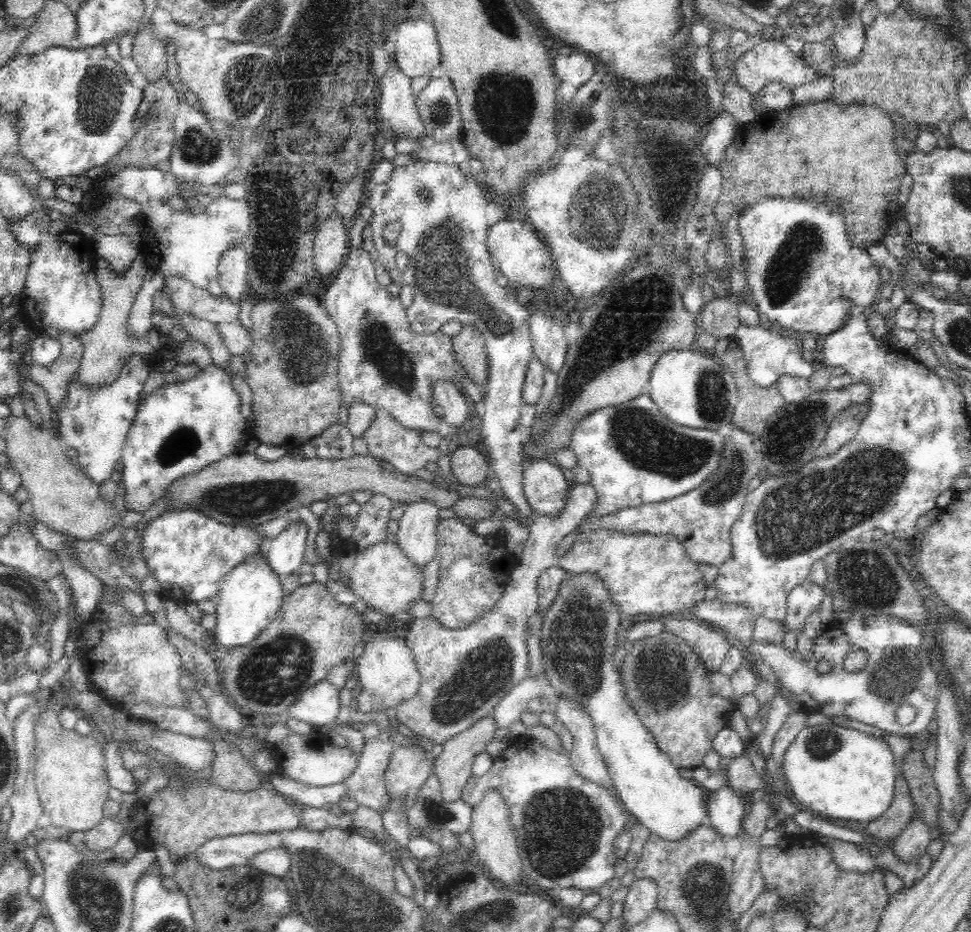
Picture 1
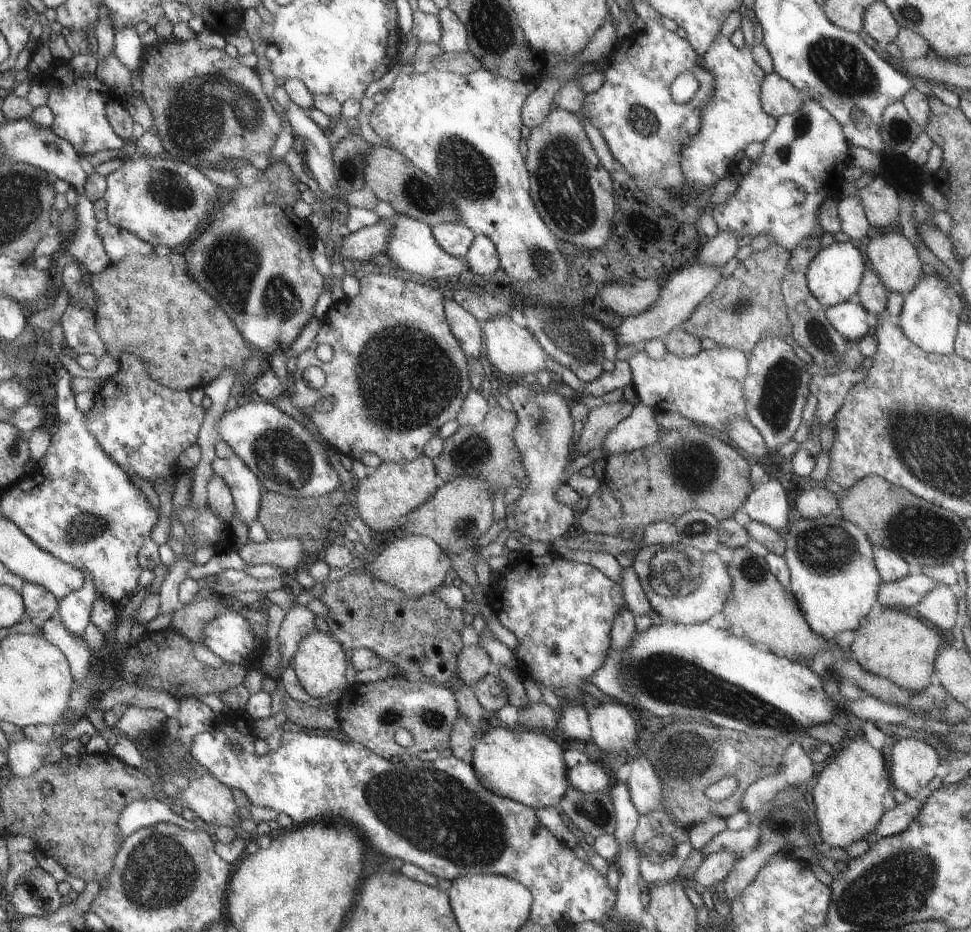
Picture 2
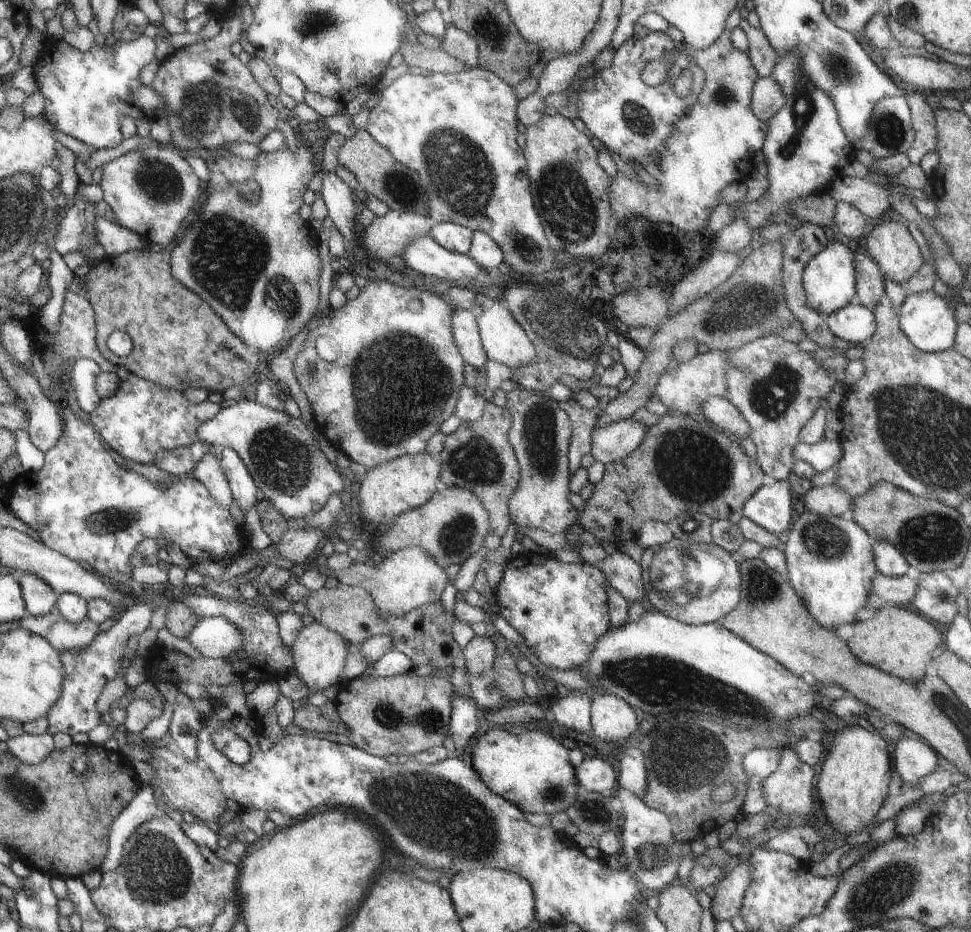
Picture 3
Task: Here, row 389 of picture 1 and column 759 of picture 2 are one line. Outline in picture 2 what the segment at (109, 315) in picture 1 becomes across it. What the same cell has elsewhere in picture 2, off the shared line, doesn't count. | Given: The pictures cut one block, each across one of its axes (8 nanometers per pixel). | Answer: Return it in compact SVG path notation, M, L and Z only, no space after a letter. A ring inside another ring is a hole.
M771 72L761 82L759 102L761 102L761 110L765 114L779 118L779 116L795 112L801 106L803 98L801 98L801 92L791 82L783 80L779 74Z

